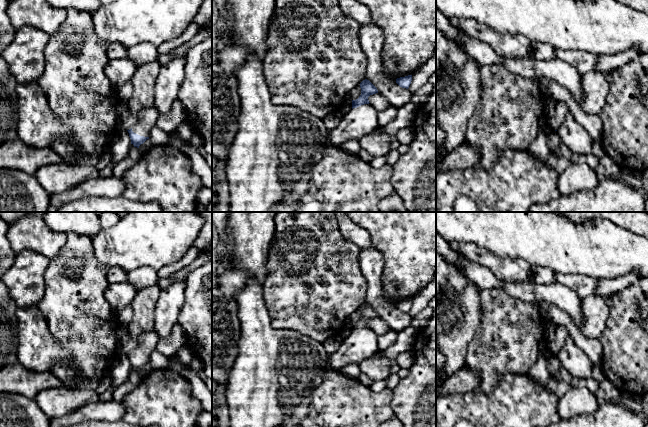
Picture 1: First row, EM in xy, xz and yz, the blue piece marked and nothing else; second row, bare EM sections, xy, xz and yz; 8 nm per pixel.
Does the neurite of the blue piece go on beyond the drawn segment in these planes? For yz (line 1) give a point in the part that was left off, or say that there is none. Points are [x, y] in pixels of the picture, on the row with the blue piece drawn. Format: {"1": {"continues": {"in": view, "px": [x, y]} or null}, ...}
{"1": {"continues": null}}

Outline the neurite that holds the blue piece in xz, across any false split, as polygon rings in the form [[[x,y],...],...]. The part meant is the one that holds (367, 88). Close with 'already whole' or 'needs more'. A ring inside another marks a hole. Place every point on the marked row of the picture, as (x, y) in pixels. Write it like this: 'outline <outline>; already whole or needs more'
outline [[[367,79],[360,83],[361,95],[352,100],[352,109],[343,115],[339,125],[328,131],[328,145],[338,146],[347,140],[360,140],[366,134],[373,132],[378,125],[378,112],[370,104],[368,97],[378,93],[377,88]]]; needs more

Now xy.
outline [[[142,108],[137,114],[138,123],[127,130],[131,144],[139,148],[147,139],[152,127],[156,124],[159,114],[155,108]]]; needs more

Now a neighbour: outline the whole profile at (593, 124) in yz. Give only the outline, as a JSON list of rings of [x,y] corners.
[[[535,77],[534,79],[548,97],[567,104],[569,112],[571,112],[575,120],[586,129],[593,140],[600,139],[603,123],[598,115],[586,114],[580,105],[575,102],[571,93],[567,89],[559,86],[556,82],[545,77]]]

